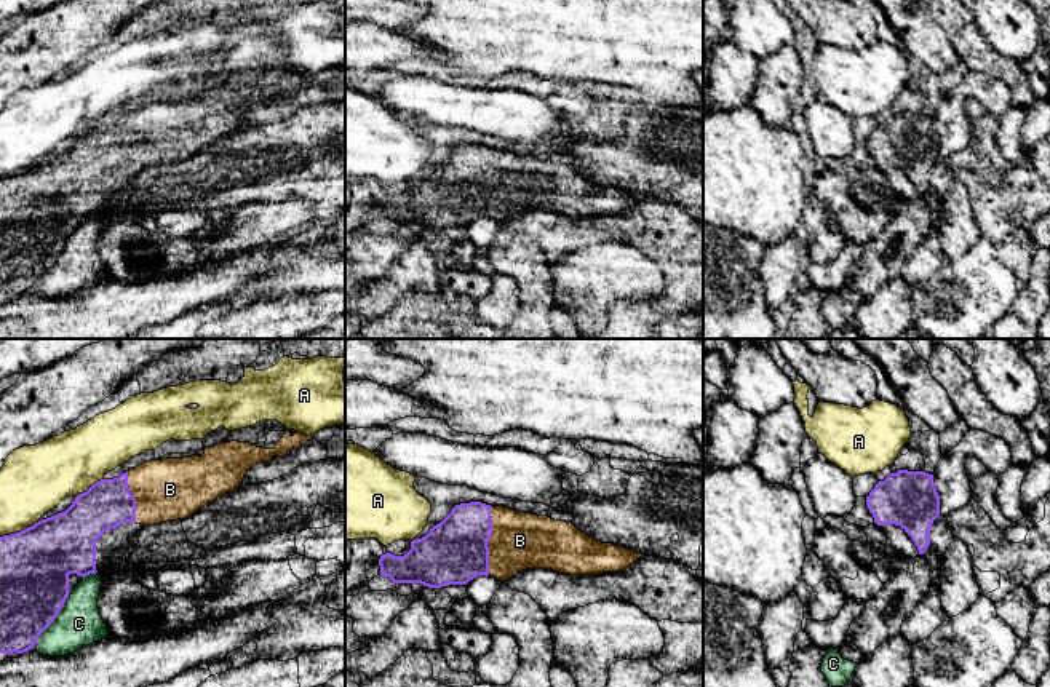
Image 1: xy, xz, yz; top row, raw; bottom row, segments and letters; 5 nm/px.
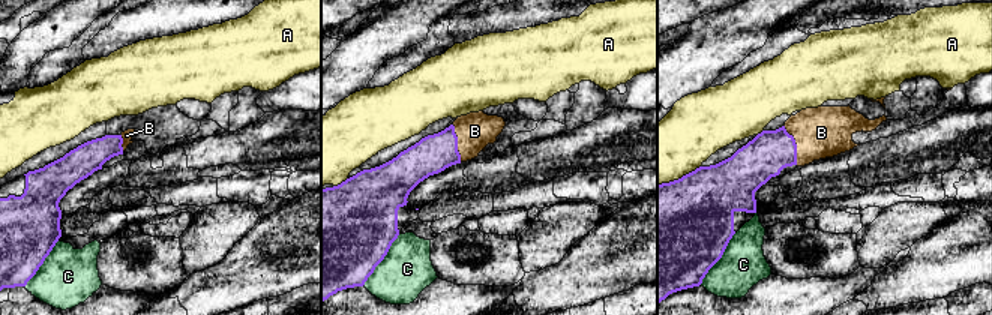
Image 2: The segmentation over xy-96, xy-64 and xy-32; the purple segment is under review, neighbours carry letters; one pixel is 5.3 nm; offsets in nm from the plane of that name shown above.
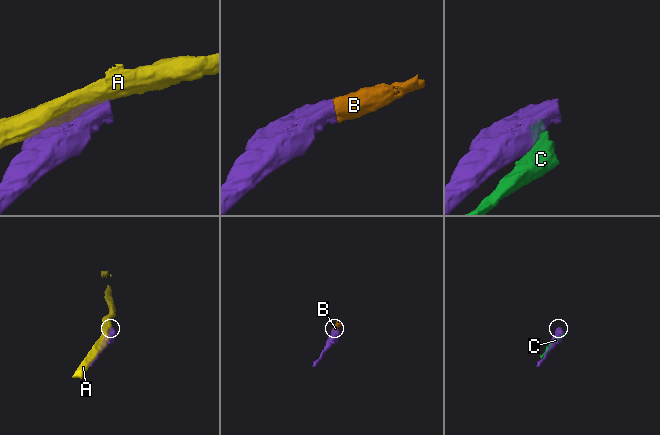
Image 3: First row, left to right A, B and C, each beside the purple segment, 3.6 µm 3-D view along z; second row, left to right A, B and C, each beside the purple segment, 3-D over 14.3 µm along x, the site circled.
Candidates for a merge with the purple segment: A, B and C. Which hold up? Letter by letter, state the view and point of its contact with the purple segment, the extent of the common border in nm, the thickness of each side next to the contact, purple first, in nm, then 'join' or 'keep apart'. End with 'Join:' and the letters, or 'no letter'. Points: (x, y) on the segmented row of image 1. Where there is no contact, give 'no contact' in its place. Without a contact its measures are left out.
A: xy (21, 531) | 220 nm | 360/320 nm | keep apart
B: xz (488, 539) | 340 nm | 320/280 nm | join
C: xy (56, 615) | 320 nm | 360/220 nm | keep apart
Join: B

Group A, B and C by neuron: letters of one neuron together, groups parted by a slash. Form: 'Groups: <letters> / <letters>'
Groups: A / B / C

